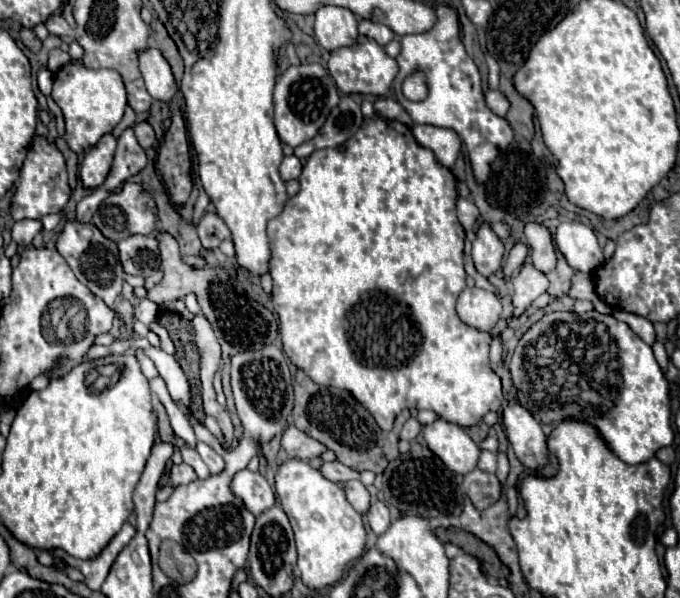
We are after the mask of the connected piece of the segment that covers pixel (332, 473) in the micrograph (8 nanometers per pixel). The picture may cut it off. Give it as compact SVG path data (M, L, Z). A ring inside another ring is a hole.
M338 461L322 463L322 465L318 467L318 471L320 471L326 479L330 479L330 481L334 481L334 483L344 483L346 479L358 479L358 477L360 477L358 471L352 471L350 467L342 465L342 463L338 463Z

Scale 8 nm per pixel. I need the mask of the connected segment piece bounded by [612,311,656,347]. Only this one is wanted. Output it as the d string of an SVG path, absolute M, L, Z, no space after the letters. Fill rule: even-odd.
M614 311L612 315L614 315L618 321L628 323L630 329L632 329L644 343L648 343L650 347L654 345L656 333L654 333L654 327L652 327L652 323L650 323L648 319L644 319L644 317L640 317L640 315L634 315L634 313L628 313L628 311Z

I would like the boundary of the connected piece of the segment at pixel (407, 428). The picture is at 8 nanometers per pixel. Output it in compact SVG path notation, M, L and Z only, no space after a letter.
M410 417L410 419L404 423L404 427L402 427L400 439L404 439L404 441L412 441L412 439L416 439L416 437L418 437L420 429L422 429L422 425L420 425L414 417Z

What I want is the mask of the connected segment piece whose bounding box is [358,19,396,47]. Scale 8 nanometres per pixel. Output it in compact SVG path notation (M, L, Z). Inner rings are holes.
M366 19L358 23L358 31L360 31L360 35L366 35L366 37L374 39L374 41L376 41L378 45L382 45L382 47L396 37L386 25L374 23L374 21L366 21Z

